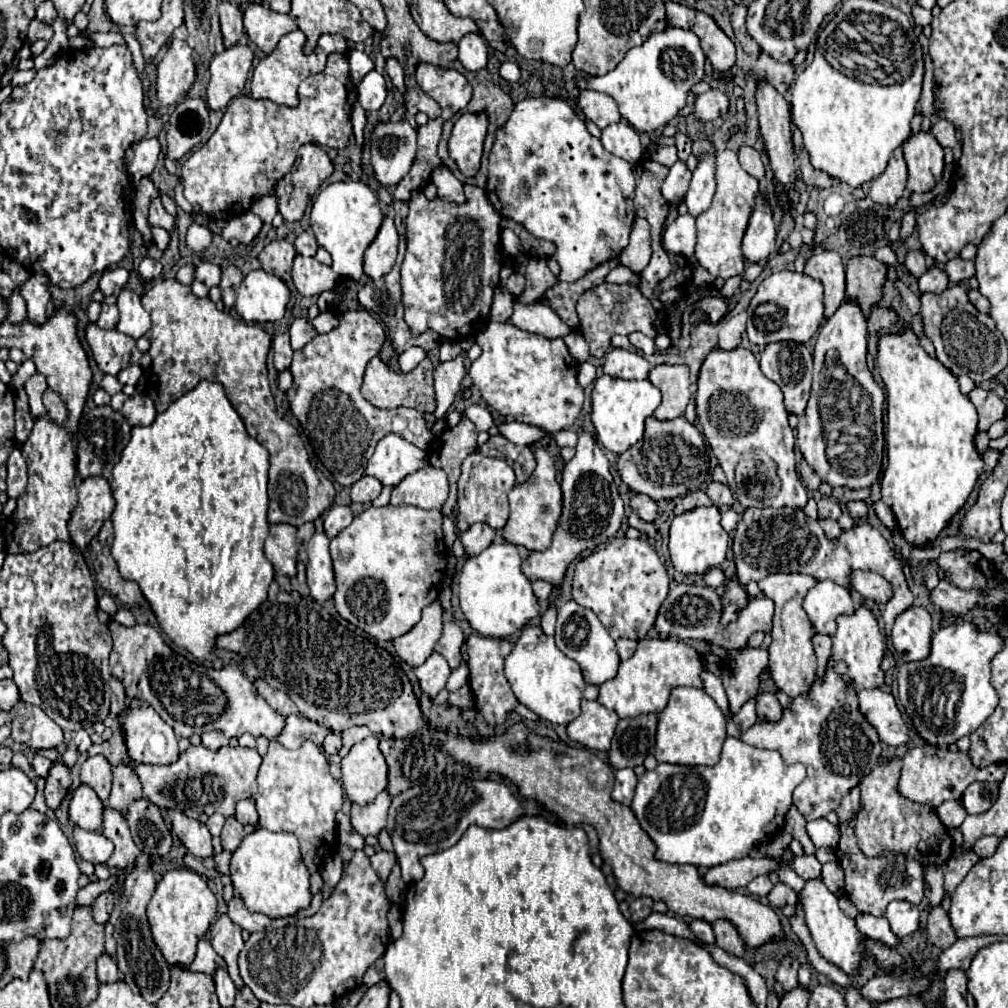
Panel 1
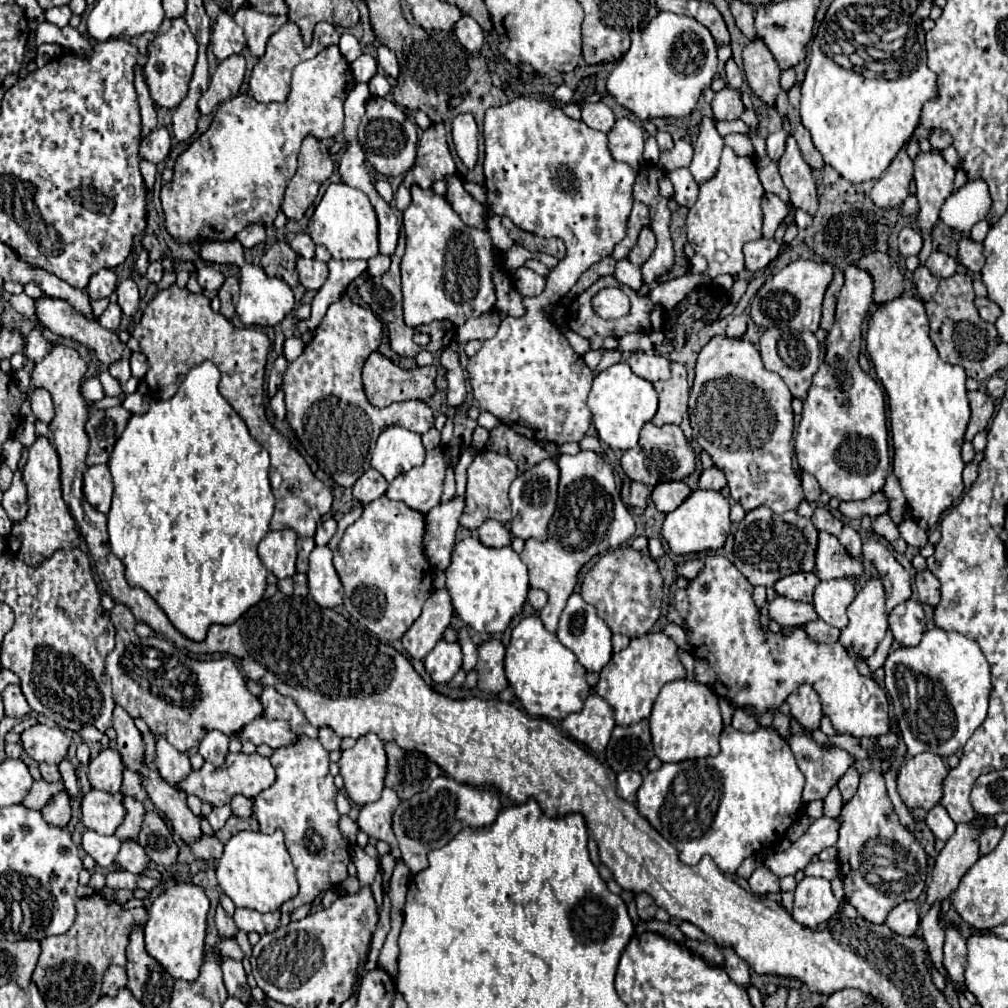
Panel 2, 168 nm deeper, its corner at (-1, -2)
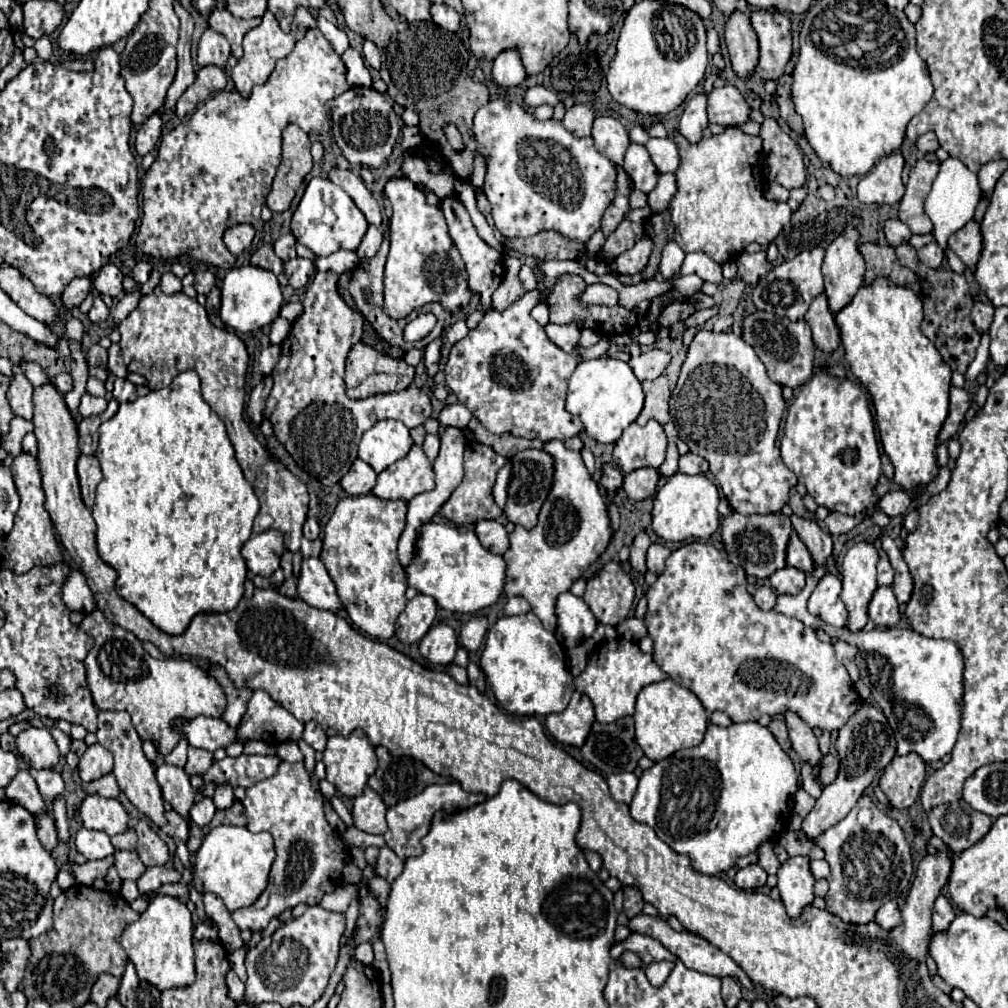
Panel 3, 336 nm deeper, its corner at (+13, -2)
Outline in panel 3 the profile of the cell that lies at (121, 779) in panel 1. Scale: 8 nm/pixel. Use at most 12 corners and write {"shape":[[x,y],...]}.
{"shape":[[133,827],[113,835],[111,843],[117,851],[135,851],[137,835]]}

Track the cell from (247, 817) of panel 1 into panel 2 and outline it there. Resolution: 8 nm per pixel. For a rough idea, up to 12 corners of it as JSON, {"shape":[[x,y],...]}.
{"shape":[[237,795],[231,801],[235,817],[251,817],[253,799]]}

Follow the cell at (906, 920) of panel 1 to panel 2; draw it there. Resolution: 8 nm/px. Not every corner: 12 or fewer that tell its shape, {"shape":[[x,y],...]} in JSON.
{"shape":[[913,901],[889,911],[885,923],[897,935],[915,935],[919,927]]}

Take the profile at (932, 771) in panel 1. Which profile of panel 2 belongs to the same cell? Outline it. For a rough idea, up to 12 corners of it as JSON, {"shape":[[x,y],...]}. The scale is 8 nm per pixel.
{"shape":[[921,753],[905,761],[897,791],[907,807],[931,809],[943,797],[949,765]]}

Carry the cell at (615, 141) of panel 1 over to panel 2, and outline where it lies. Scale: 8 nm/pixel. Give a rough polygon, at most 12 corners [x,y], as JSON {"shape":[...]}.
{"shape":[[623,117],[609,131],[609,151],[643,167],[643,127]]}

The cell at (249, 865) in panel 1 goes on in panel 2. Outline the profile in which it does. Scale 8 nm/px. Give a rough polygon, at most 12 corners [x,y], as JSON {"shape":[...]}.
{"shape":[[241,831],[215,865],[235,907],[275,913],[299,893],[283,837]]}

